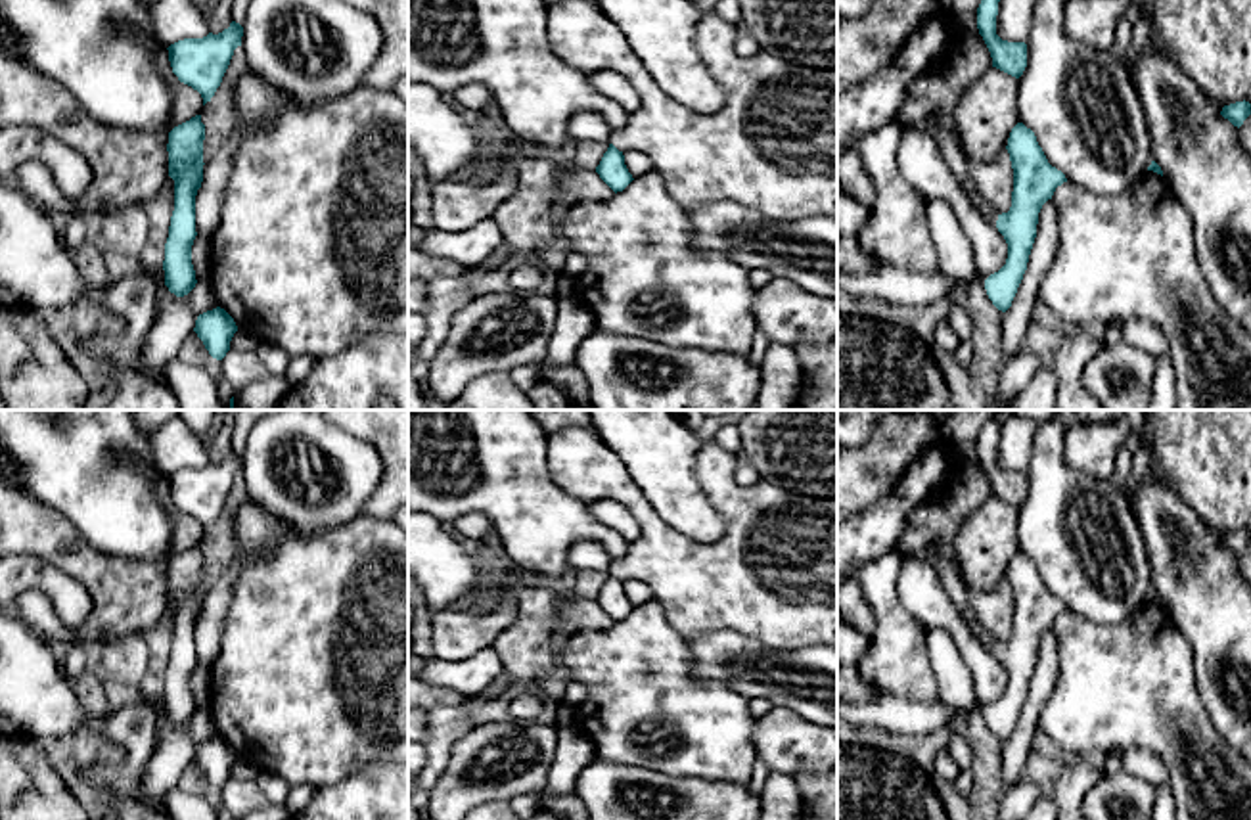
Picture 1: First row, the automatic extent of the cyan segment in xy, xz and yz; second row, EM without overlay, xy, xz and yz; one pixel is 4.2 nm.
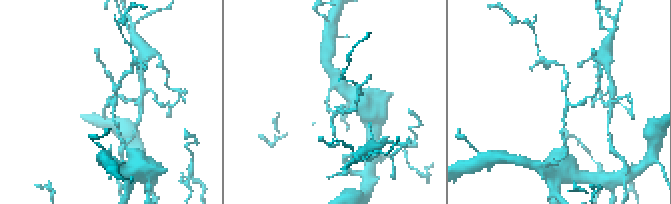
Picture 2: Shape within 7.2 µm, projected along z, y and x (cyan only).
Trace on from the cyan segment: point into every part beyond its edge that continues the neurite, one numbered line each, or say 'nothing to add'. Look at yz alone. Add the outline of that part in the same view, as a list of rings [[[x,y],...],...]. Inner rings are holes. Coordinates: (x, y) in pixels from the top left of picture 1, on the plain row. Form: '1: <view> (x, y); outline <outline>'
1: yz (951, 577); outline [[[937,556],[933,558],[931,567],[937,571],[944,592],[948,594],[950,602],[956,605],[958,613],[966,619],[971,632],[990,653],[996,653],[1000,642],[971,611],[969,588],[964,582],[958,563]]]

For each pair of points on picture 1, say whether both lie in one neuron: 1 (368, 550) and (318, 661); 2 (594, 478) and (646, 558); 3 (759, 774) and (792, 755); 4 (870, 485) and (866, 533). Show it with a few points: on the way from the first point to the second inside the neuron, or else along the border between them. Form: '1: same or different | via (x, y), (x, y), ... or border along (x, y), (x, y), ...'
1: same | via (340, 577), (318, 598), (318, 633)
2: same | via (617, 485), (648, 518), (648, 535)
3: different | border along (757, 755), (773, 771)
4: different | border along (899, 476), (880, 499), (857, 514)

